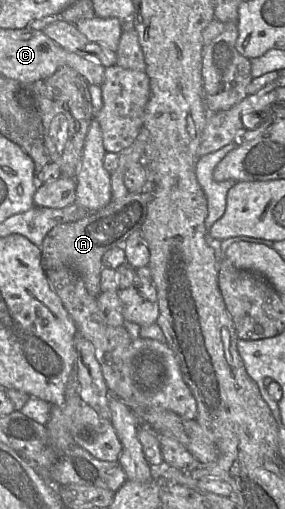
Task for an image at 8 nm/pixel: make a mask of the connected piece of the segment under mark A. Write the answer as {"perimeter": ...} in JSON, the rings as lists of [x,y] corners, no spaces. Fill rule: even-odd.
{"perimeter":[[[149,172],[149,181],[143,192],[129,192],[125,197],[112,201],[103,209],[87,213],[75,222],[55,226],[45,236],[40,246],[44,269],[59,269],[70,267],[82,277],[90,295],[98,297],[101,291],[102,257],[110,249],[123,248],[126,240],[134,232],[139,232],[148,210],[148,204],[153,198],[154,182]]]}

